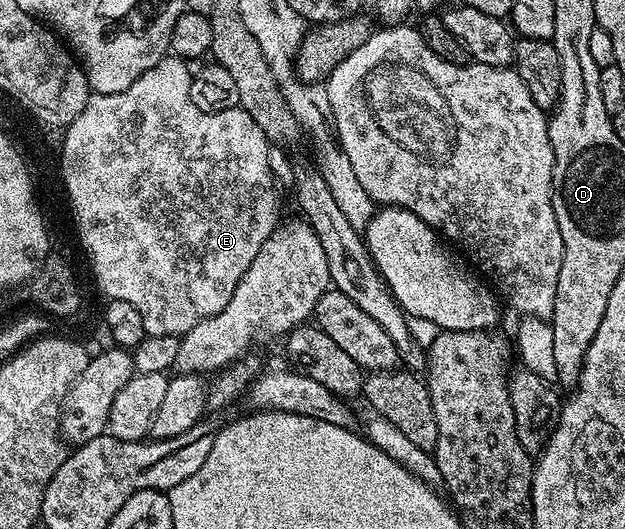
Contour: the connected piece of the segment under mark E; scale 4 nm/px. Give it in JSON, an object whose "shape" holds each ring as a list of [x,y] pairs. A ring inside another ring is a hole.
{"shape":[[[169,55],[163,57],[146,75],[138,75],[126,91],[117,93],[92,93],[88,98],[86,107],[82,107],[78,119],[70,123],[63,130],[64,146],[58,149],[58,171],[64,176],[64,189],[68,192],[68,201],[72,204],[72,213],[76,216],[76,229],[80,232],[80,245],[92,264],[92,273],[96,276],[96,285],[105,293],[105,298],[130,303],[142,315],[142,327],[147,336],[166,335],[174,333],[183,335],[190,332],[194,324],[194,318],[216,317],[226,303],[234,295],[234,287],[246,275],[246,267],[254,263],[254,255],[262,251],[262,243],[270,239],[270,235],[278,227],[280,217],[280,197],[276,194],[278,182],[270,171],[270,159],[268,150],[270,143],[250,119],[245,109],[239,107],[230,111],[198,111],[190,99],[190,83],[193,70],[189,62],[183,57]]]}

